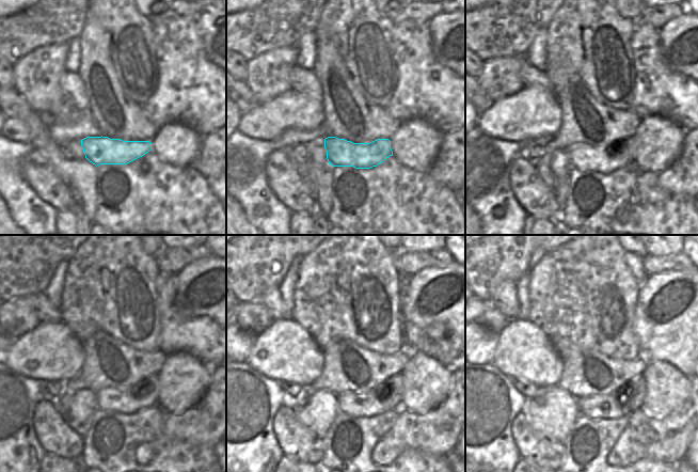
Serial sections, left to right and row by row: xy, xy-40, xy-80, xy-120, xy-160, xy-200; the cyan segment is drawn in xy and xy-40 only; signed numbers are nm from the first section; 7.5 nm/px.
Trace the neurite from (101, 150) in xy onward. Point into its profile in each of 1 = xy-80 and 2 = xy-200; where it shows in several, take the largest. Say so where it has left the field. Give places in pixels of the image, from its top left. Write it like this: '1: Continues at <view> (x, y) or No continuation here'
1: Continues at xy-80 (583, 157)
2: Continues at xy-200 (631, 397)

